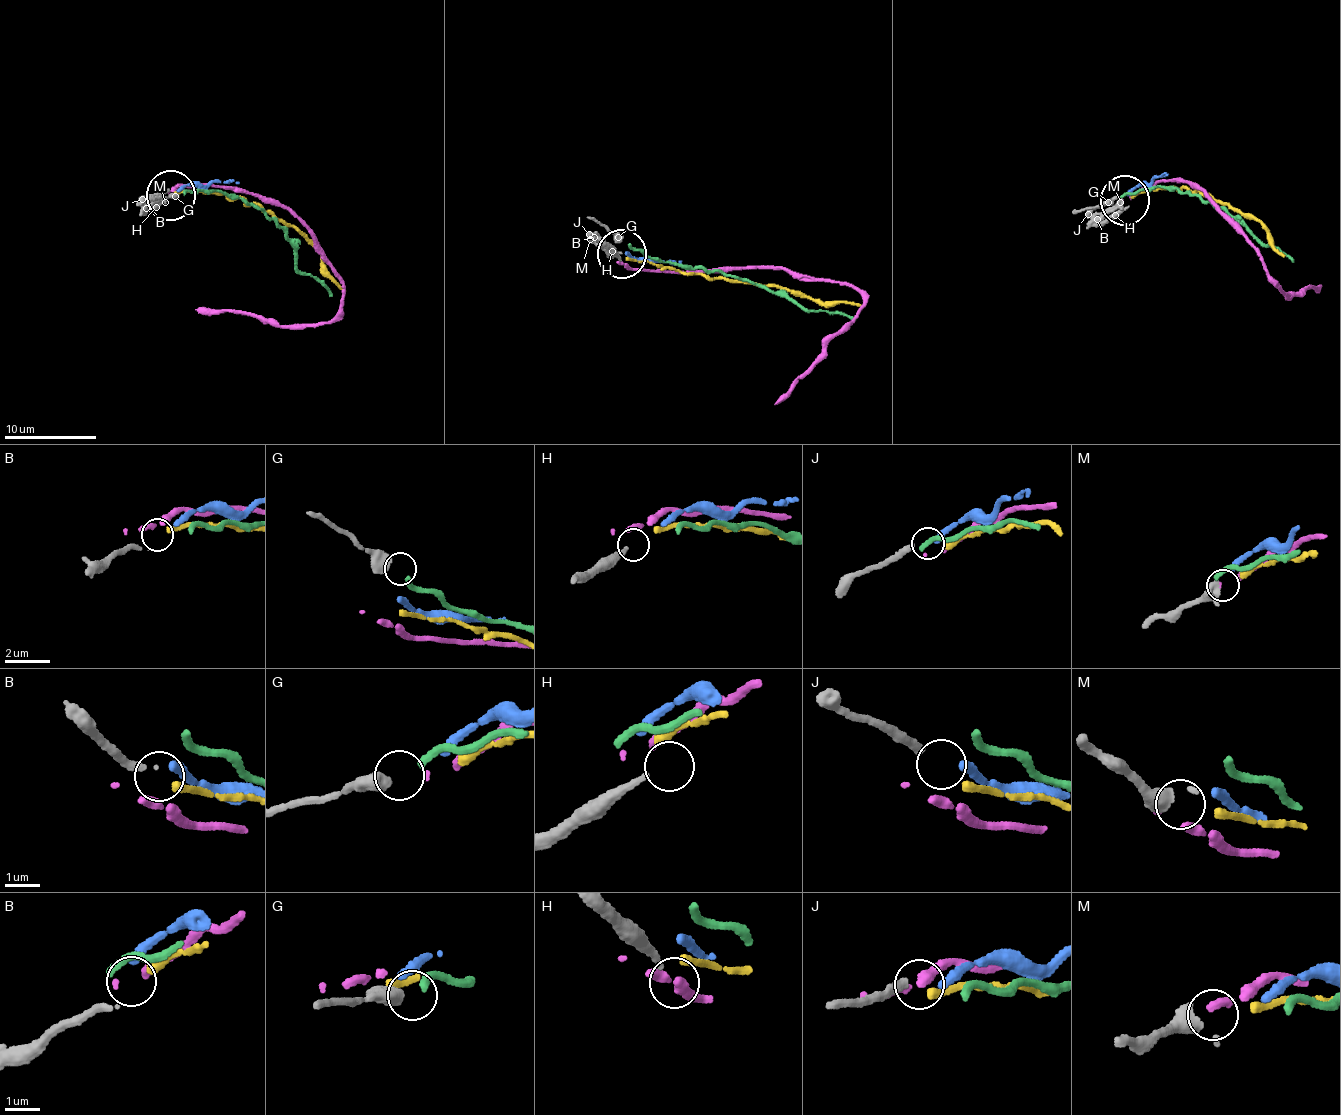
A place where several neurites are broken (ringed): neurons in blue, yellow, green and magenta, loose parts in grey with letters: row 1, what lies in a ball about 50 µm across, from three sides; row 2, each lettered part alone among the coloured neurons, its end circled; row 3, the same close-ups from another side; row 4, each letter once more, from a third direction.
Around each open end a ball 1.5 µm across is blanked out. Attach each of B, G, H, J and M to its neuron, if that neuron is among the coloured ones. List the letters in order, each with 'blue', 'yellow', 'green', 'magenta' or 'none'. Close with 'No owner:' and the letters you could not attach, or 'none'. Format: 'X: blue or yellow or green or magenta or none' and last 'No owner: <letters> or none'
B: yellow
G: green
H: none
J: blue
M: magenta
No owner: H

